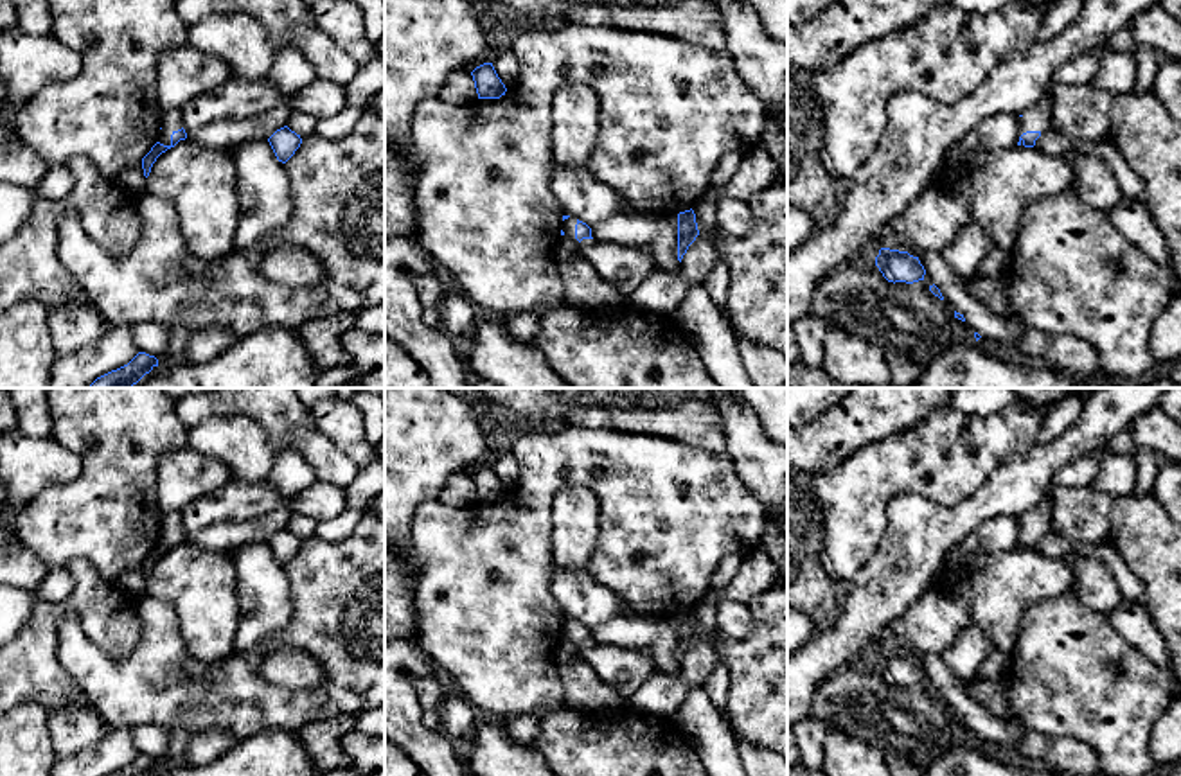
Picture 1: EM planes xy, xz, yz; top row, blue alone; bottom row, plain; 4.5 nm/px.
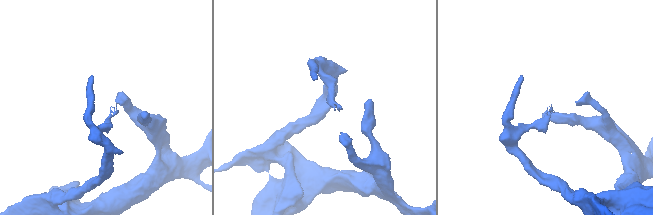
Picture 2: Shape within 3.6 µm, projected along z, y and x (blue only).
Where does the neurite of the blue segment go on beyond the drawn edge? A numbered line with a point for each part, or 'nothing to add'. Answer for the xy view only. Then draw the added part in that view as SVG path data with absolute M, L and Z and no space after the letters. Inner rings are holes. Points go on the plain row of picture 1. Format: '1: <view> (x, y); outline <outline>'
nothing to add

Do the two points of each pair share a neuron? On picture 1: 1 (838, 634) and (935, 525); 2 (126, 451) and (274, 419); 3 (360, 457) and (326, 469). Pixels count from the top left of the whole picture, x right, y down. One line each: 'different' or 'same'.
1: same
2: different
3: different

